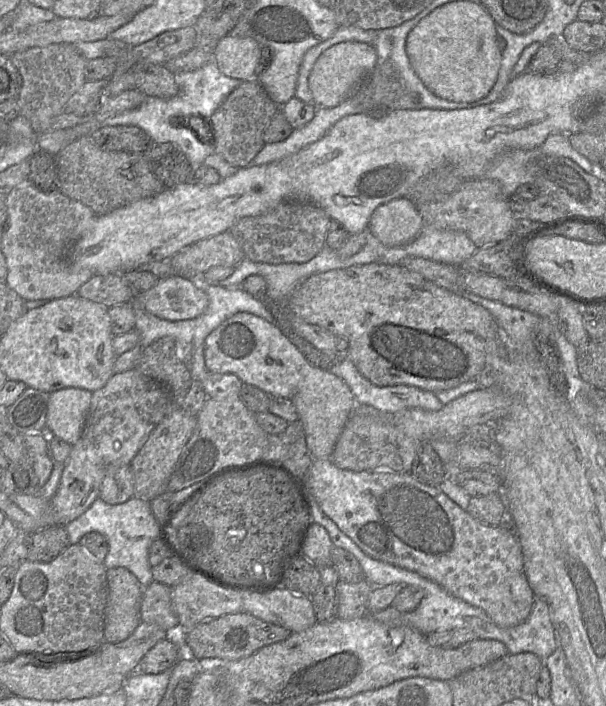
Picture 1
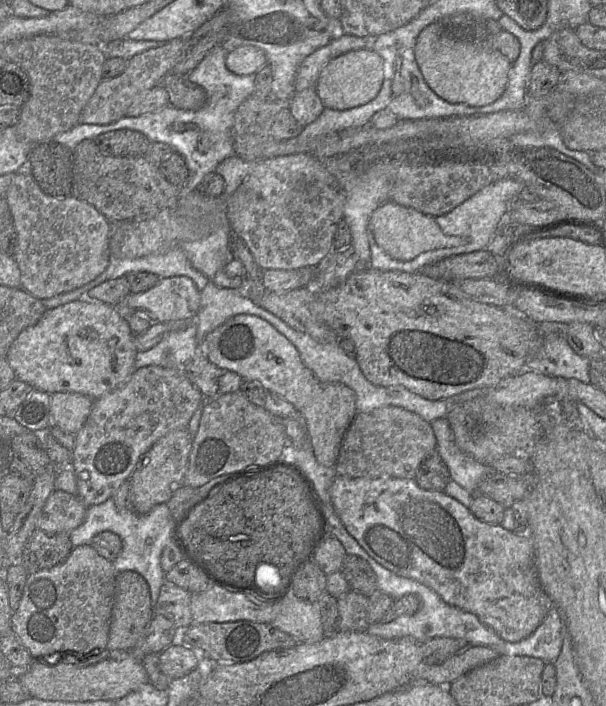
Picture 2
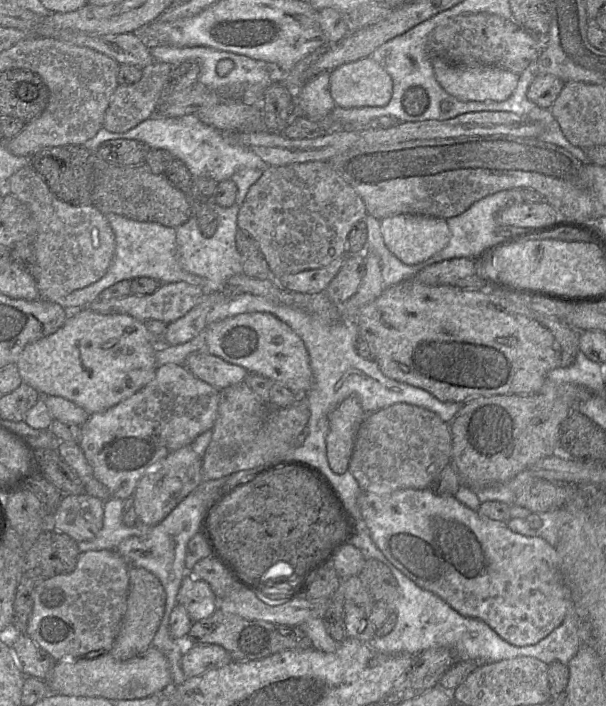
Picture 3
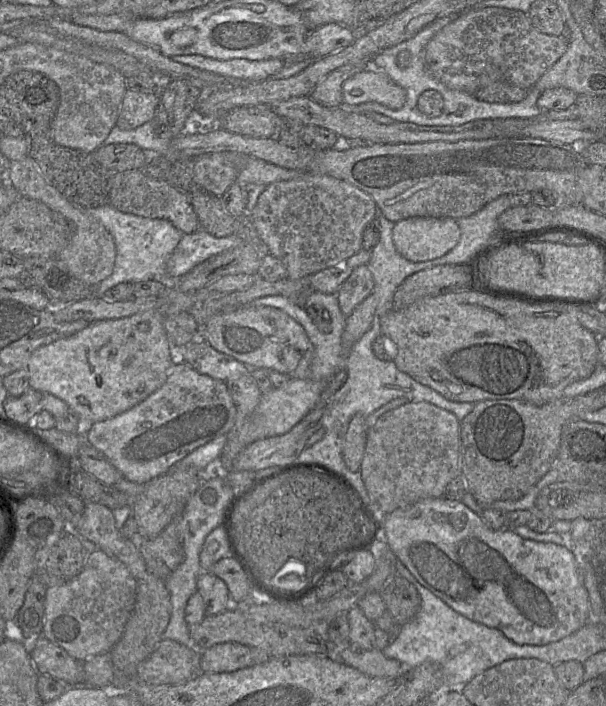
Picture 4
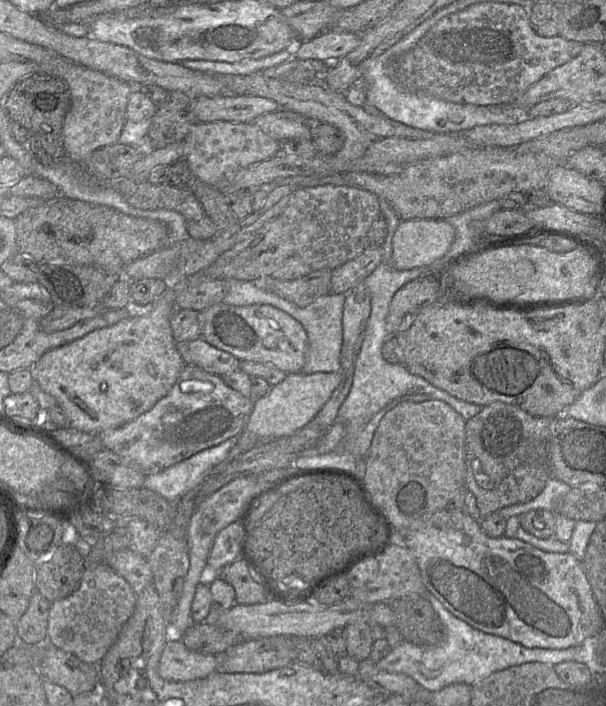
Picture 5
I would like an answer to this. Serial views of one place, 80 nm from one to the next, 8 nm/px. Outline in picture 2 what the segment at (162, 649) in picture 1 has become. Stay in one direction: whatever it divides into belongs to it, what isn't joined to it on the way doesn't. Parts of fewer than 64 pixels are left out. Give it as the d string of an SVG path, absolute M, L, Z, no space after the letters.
M172 644L159 653L160 670L170 680L187 675L202 661L203 656L185 644Z

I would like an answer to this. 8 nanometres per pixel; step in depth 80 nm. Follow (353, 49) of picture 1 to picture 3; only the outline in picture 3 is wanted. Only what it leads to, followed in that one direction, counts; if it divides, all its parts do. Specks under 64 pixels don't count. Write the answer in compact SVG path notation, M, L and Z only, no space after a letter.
M369 56L331 71L330 92L336 107L383 107L391 100L393 82L384 67Z

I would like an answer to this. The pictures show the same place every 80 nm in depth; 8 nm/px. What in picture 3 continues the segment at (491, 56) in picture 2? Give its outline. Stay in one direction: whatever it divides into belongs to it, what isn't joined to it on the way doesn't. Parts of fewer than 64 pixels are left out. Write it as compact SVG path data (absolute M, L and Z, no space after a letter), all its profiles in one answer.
M431 59L436 80L451 96L461 101L501 102L507 100L515 91L519 76L497 66L454 66L441 59Z

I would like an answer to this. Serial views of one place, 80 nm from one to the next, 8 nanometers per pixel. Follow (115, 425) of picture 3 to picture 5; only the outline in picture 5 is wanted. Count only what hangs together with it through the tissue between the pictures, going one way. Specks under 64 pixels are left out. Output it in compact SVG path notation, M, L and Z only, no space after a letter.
M186 364L169 393L150 410L121 427L106 429L98 435L105 449L134 461L147 475L155 474L202 450L219 445L229 438L238 437L245 430L253 408L254 399L245 397L229 387L220 376Z

